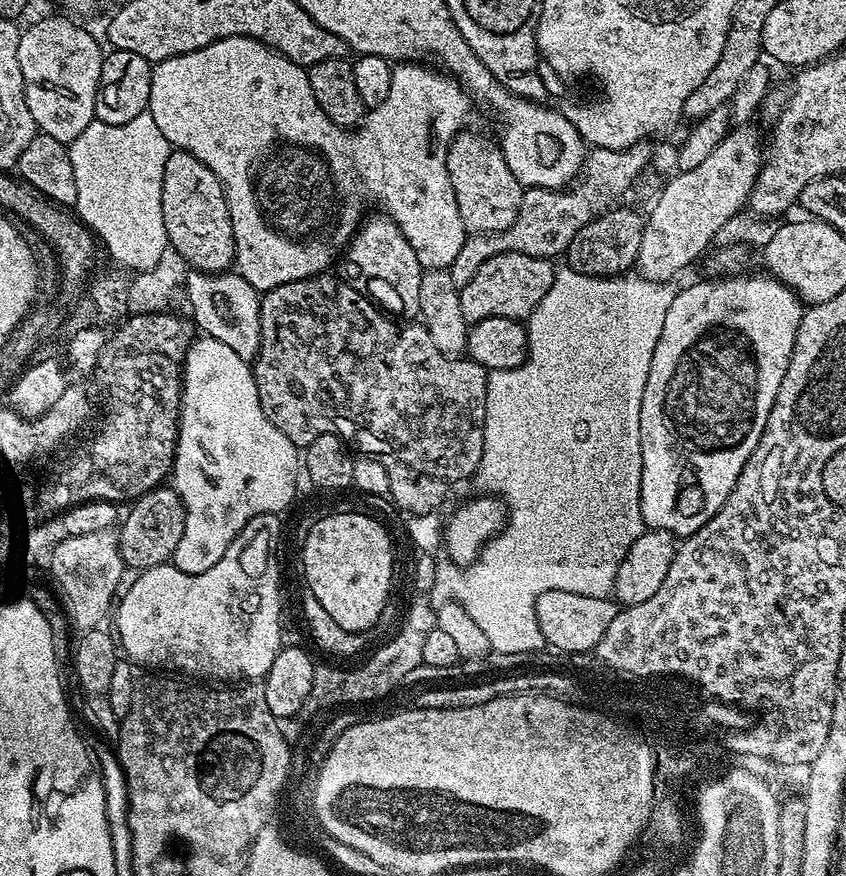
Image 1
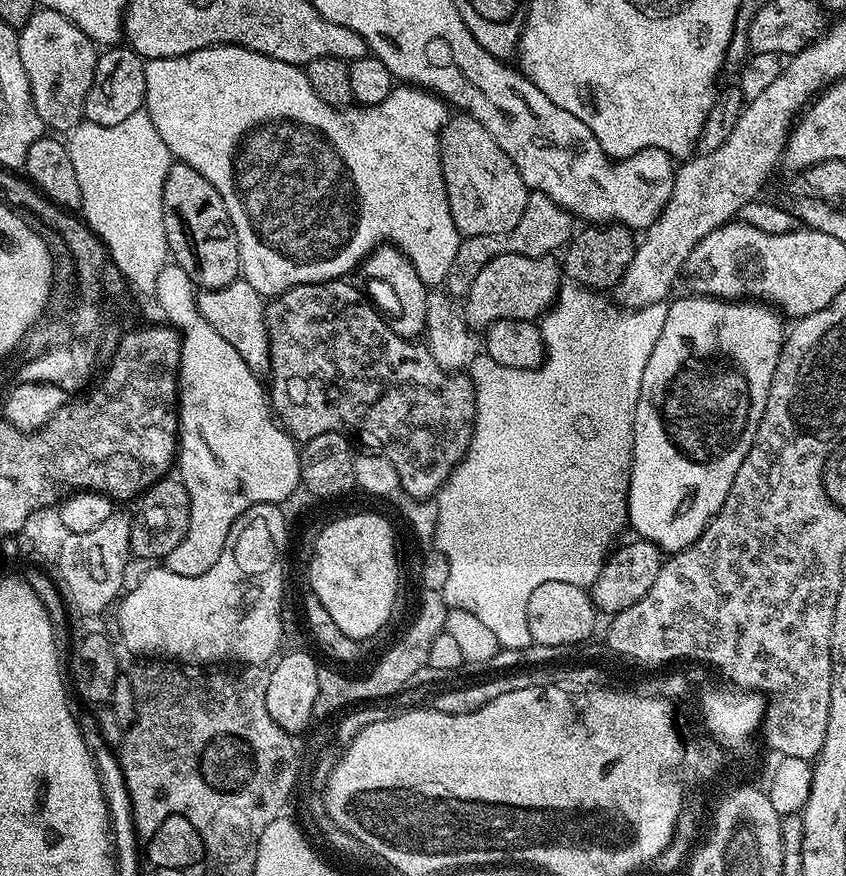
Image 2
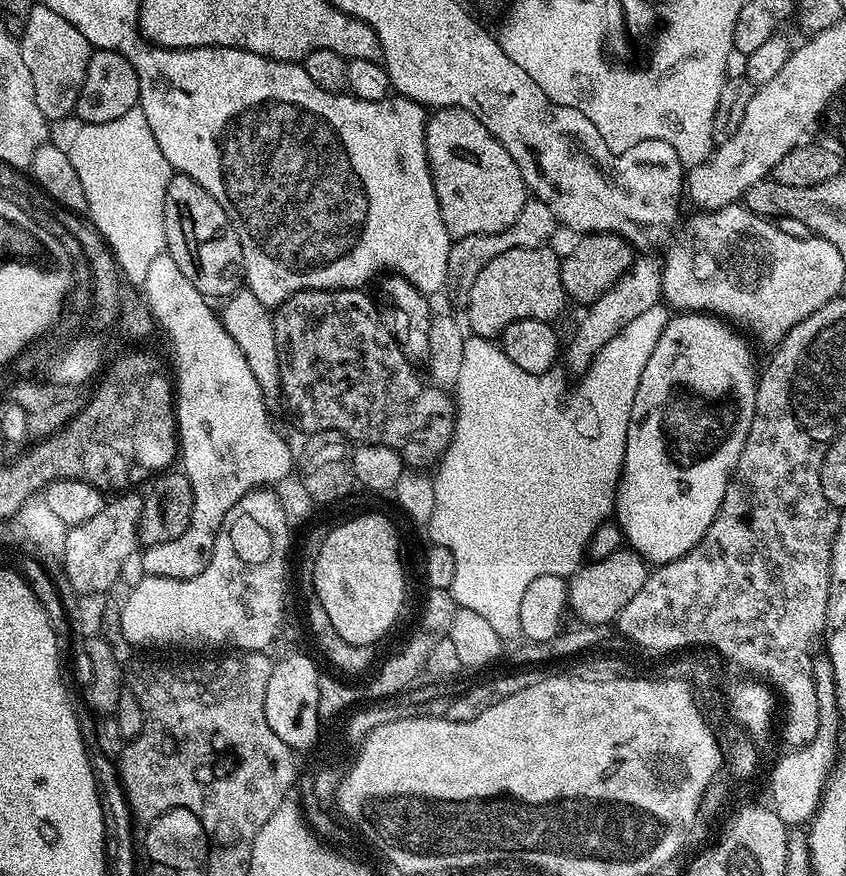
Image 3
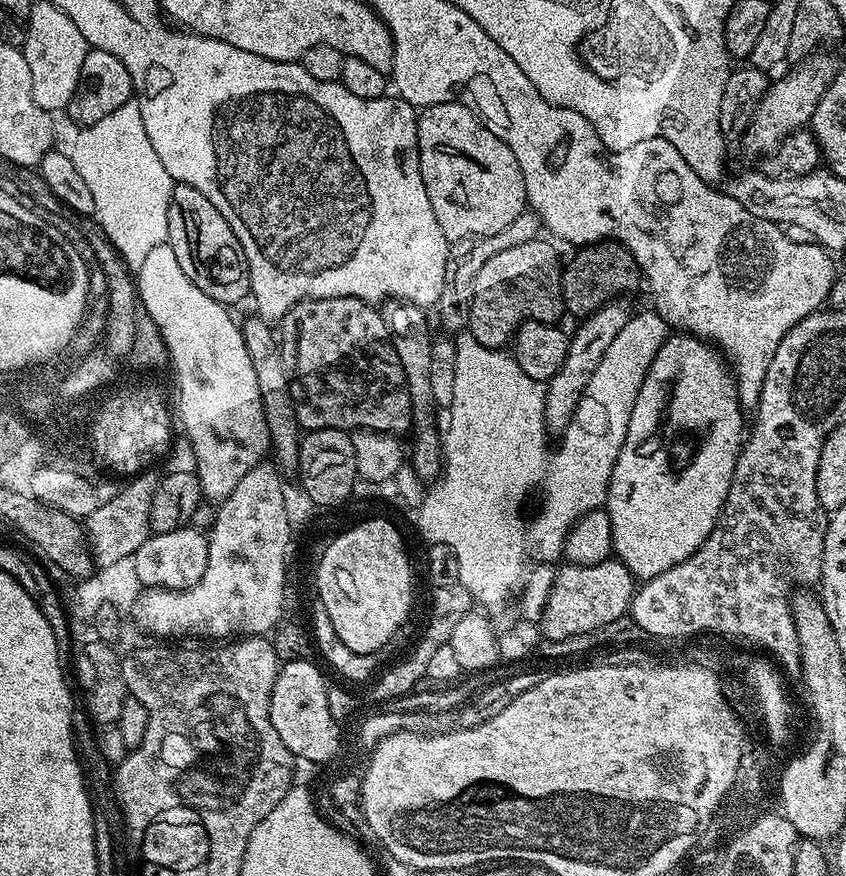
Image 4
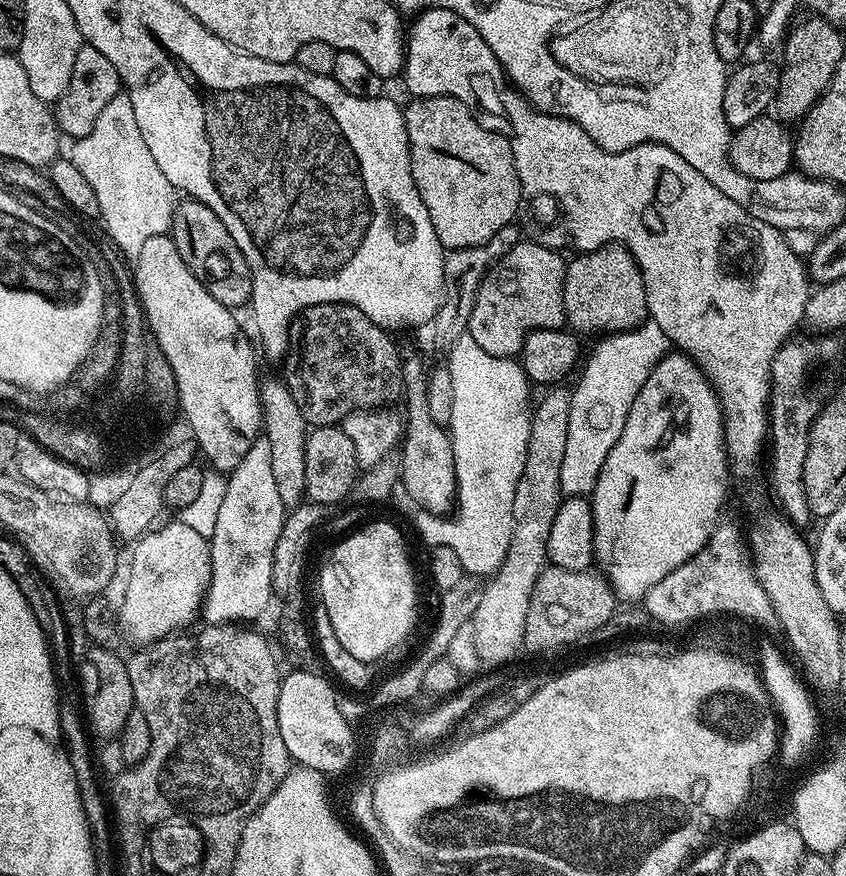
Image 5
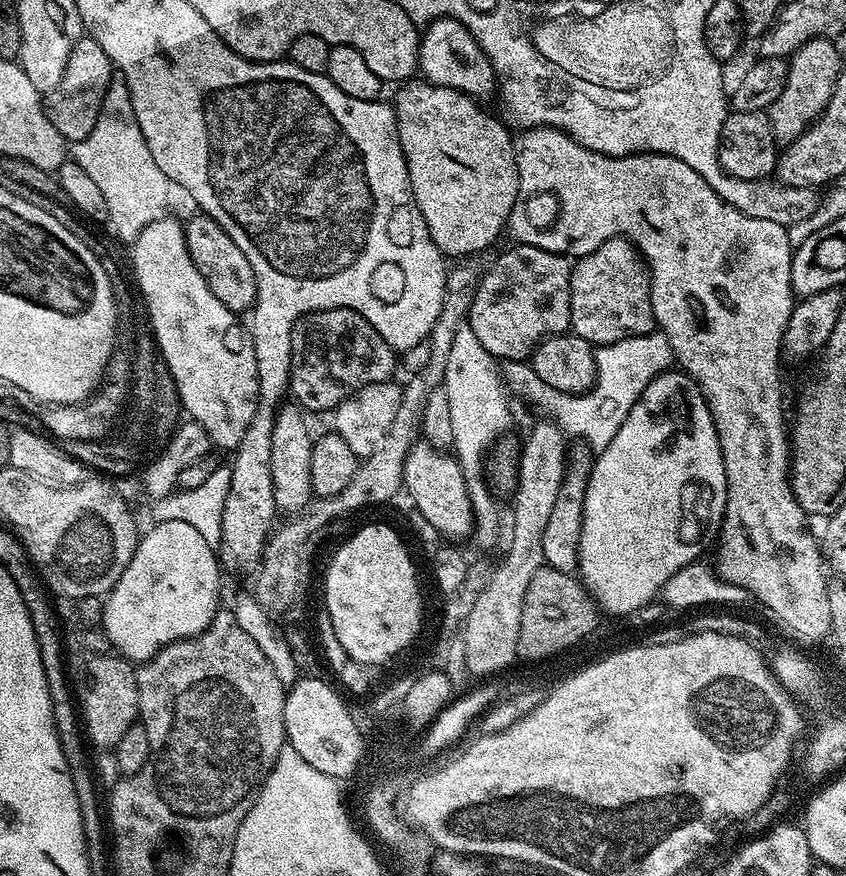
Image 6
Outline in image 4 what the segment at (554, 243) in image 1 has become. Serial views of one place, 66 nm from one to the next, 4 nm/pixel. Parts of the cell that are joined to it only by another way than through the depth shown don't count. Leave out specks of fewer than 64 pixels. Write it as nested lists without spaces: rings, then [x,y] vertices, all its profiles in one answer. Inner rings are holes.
[[[525,210],[506,226],[506,230],[498,230],[498,234],[489,236],[471,236],[449,243],[446,254],[446,282],[442,282],[442,294],[438,311],[440,324],[445,333],[459,334],[467,329],[470,322],[470,306],[474,306],[474,278],[478,278],[478,270],[494,258],[494,254],[502,254],[502,250],[510,250],[510,246],[522,246],[522,242],[530,242],[541,235],[540,217],[531,210]]]

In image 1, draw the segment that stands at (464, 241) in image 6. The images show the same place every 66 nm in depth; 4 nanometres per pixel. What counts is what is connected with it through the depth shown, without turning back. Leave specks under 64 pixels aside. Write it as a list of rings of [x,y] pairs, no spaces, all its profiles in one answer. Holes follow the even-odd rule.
[[[471,130],[458,133],[448,147],[446,170],[450,174],[450,186],[454,186],[465,233],[501,232],[514,226],[514,218],[518,218],[522,206],[524,188],[518,178],[510,174],[510,166],[506,166],[506,158],[495,139],[487,140]]]

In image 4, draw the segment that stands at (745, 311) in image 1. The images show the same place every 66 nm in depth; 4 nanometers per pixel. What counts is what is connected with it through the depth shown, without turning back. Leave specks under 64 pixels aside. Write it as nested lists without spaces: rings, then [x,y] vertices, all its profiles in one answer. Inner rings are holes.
[[[669,335],[667,342],[662,346],[662,350],[658,350],[658,354],[642,382],[642,390],[638,390],[638,398],[634,402],[634,410],[630,414],[628,433],[622,442],[618,462],[614,462],[614,470],[610,474],[610,482],[608,483],[606,511],[612,527],[612,552],[615,559],[621,560],[632,571],[632,575],[637,581],[649,580],[662,574],[662,570],[670,570],[670,566],[678,566],[678,562],[690,558],[690,554],[694,554],[694,550],[698,550],[698,546],[702,546],[702,542],[706,542],[706,538],[714,530],[722,506],[726,502],[726,494],[730,490],[736,458],[740,454],[742,437],[746,432],[746,420],[744,424],[743,415],[745,416],[745,413],[740,406],[740,397],[736,394],[735,379],[719,351],[713,350],[698,336]]]

